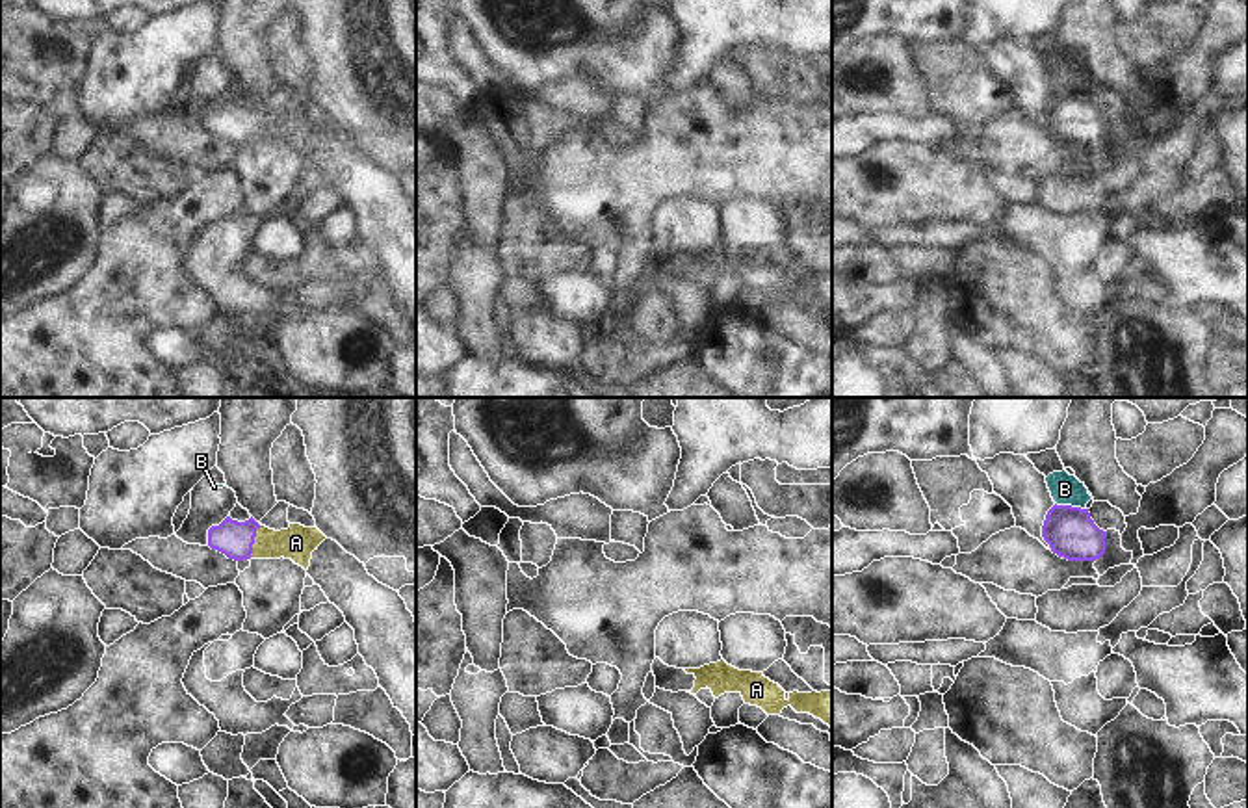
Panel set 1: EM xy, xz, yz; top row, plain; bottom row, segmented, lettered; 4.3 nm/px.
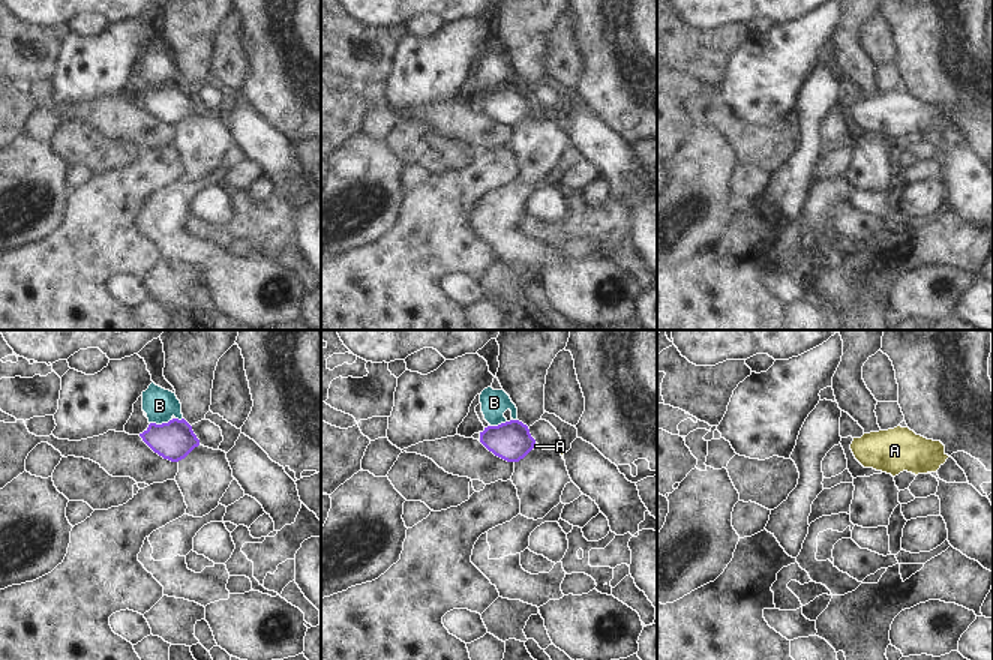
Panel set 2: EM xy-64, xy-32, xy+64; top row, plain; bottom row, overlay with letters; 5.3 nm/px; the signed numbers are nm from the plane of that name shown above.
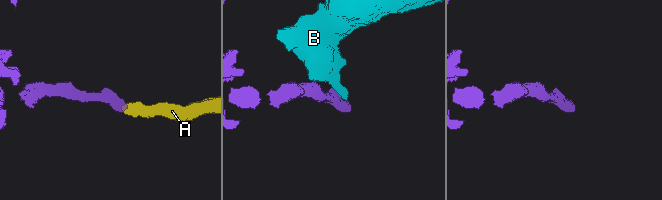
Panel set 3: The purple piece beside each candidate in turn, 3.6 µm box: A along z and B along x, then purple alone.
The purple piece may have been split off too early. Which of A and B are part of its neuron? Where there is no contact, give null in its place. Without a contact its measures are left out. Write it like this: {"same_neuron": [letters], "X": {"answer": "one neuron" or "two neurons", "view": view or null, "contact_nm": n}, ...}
{"same_neuron": ["A"], "A": {"answer": "one neuron", "view": "xy", "contact_nm": 160}, "B": {"answer": "two neurons", "view": "yz", "contact_nm": 130}}

